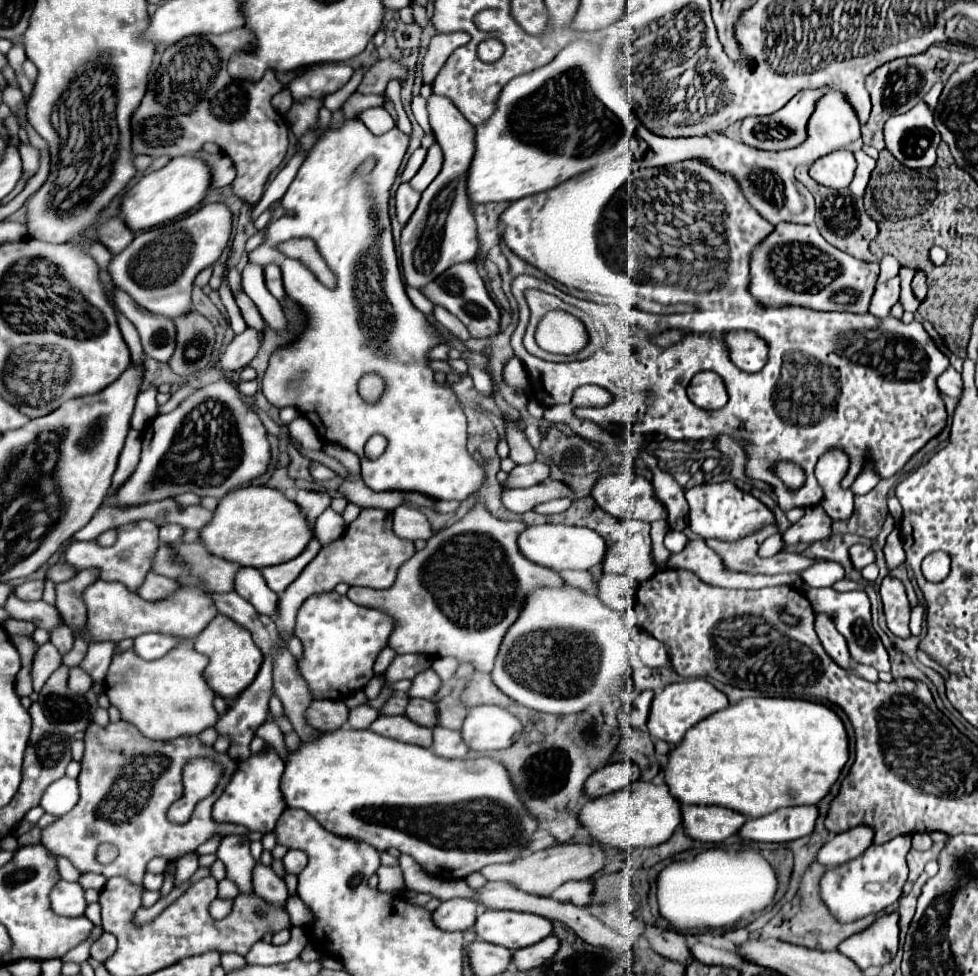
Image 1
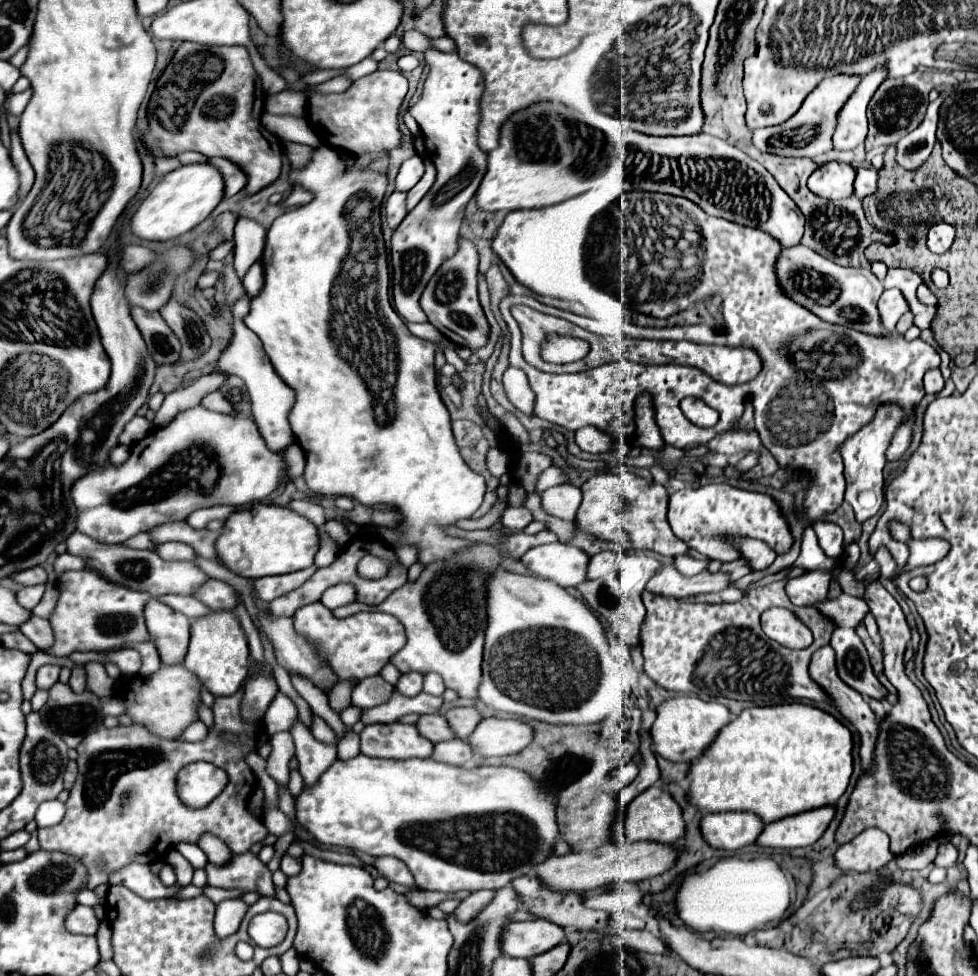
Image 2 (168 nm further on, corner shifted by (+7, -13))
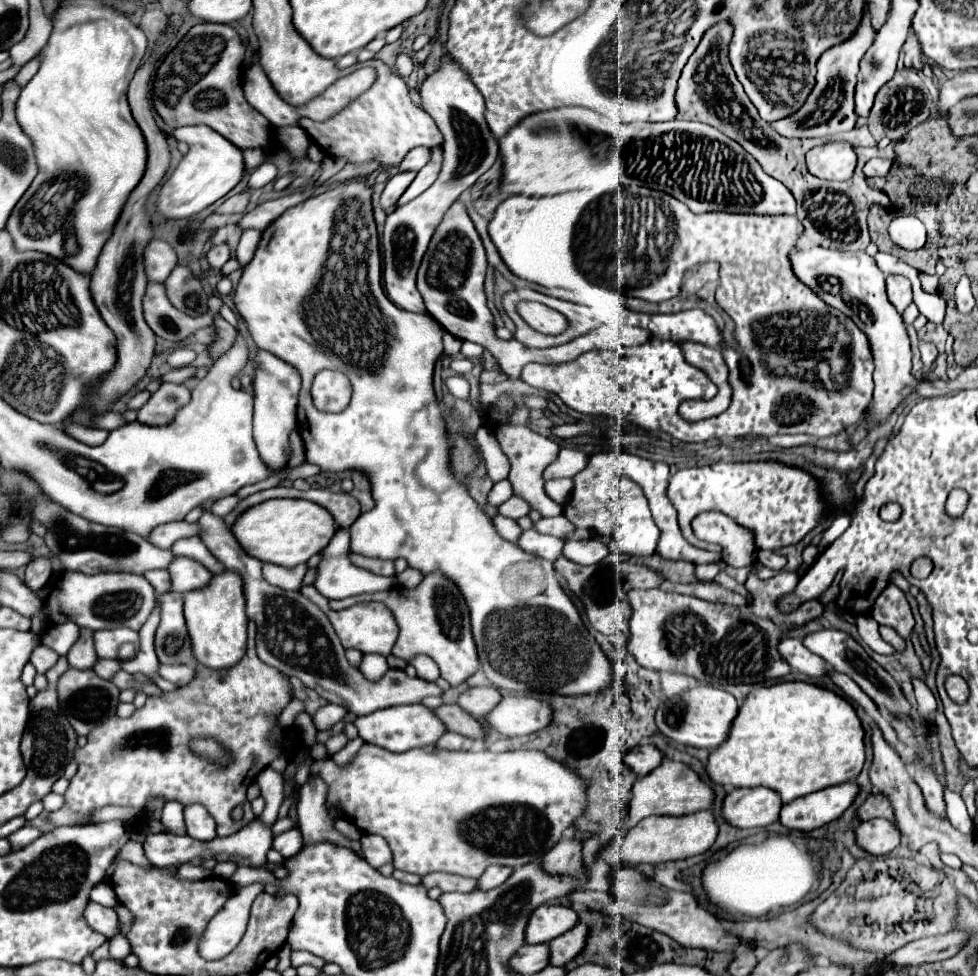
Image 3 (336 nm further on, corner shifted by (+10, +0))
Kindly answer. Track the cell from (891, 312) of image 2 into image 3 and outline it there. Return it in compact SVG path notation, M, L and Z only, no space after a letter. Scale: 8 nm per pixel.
M888 276L886 278L886 290L888 290L888 298L890 302L896 306L896 310L902 314L906 310L908 304L912 304L912 288L908 278L902 276Z

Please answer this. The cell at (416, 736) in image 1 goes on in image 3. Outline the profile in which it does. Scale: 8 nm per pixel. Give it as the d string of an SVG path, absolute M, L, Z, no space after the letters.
M408 704L408 706L392 706L378 712L372 712L368 716L356 718L354 726L360 732L360 738L368 744L376 744L380 748L386 748L390 752L406 752L412 748L436 744L436 738L446 734L444 722L434 714L434 710L426 708L424 704Z

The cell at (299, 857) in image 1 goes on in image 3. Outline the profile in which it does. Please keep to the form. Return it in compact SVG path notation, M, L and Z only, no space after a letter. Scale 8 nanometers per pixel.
M292 828L288 832L282 832L278 836L274 836L274 844L272 848L278 850L284 858L292 858L296 852L302 850L302 834L298 828Z

